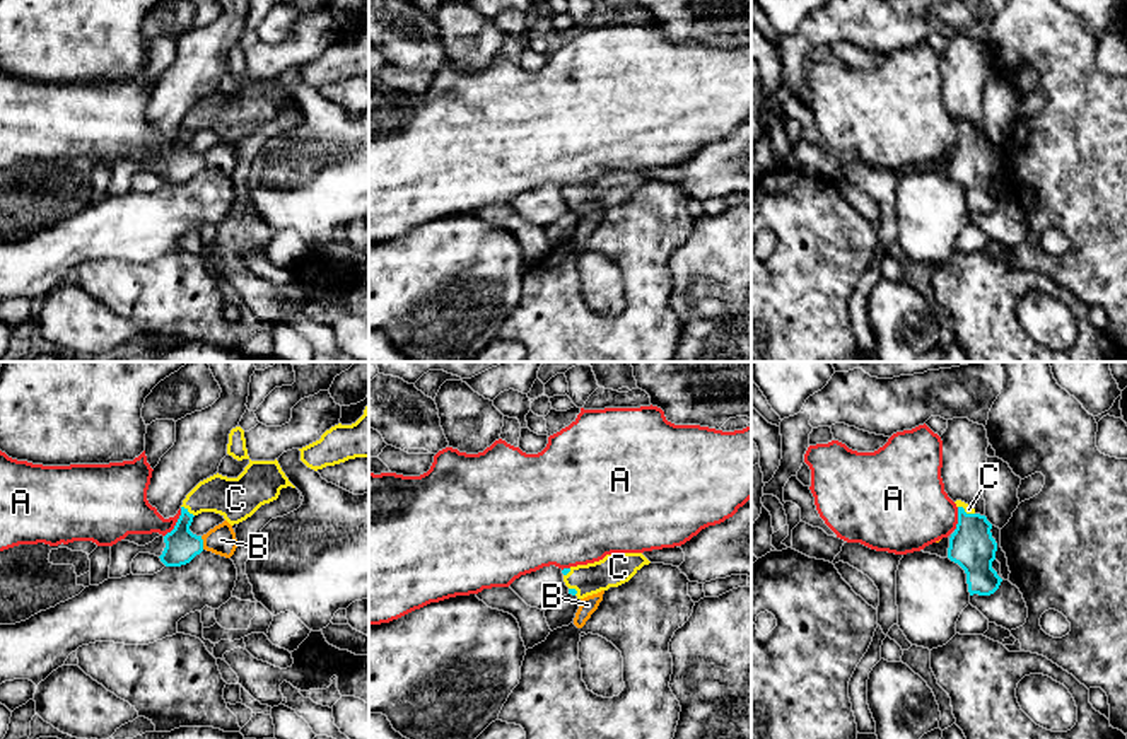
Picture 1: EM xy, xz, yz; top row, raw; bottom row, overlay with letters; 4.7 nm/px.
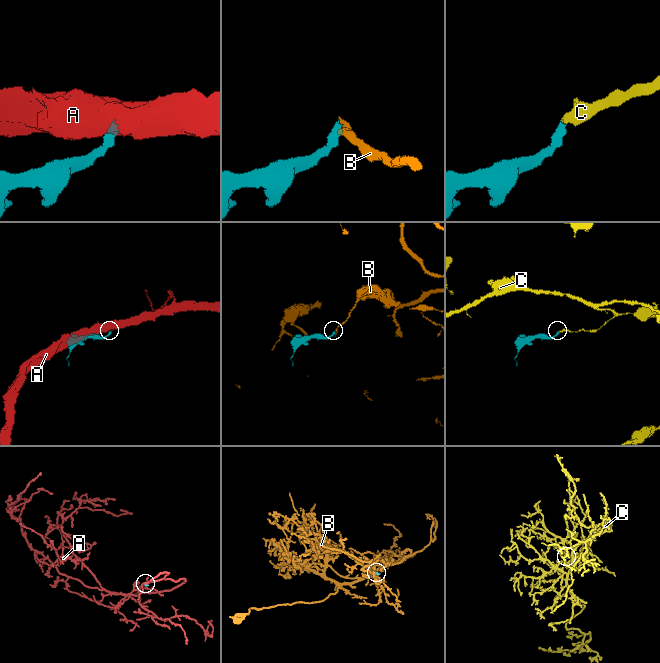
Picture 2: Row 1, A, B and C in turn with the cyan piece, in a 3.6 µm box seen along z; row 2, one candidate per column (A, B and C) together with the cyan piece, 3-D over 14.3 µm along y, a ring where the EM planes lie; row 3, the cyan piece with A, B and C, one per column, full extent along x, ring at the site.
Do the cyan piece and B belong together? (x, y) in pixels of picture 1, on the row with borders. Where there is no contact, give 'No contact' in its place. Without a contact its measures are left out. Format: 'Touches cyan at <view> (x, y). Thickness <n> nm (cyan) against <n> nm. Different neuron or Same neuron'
Touches cyan at xy (202, 543). Thickness 160 nm (cyan) against 140 nm. Different neuron

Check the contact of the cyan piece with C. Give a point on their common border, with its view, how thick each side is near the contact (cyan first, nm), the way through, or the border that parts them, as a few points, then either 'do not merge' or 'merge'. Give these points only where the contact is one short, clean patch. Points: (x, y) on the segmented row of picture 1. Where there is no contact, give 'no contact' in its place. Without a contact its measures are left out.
meets cyan in xy at (186, 511); 160 nm thick on the cyan side, 200 nm on the other; runs through xy (181, 545), (181, 526), (186, 511), (200, 499), (236, 499); merge

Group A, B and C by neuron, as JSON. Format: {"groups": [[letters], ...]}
{"groups": [["A"], ["B"], ["C"]]}

